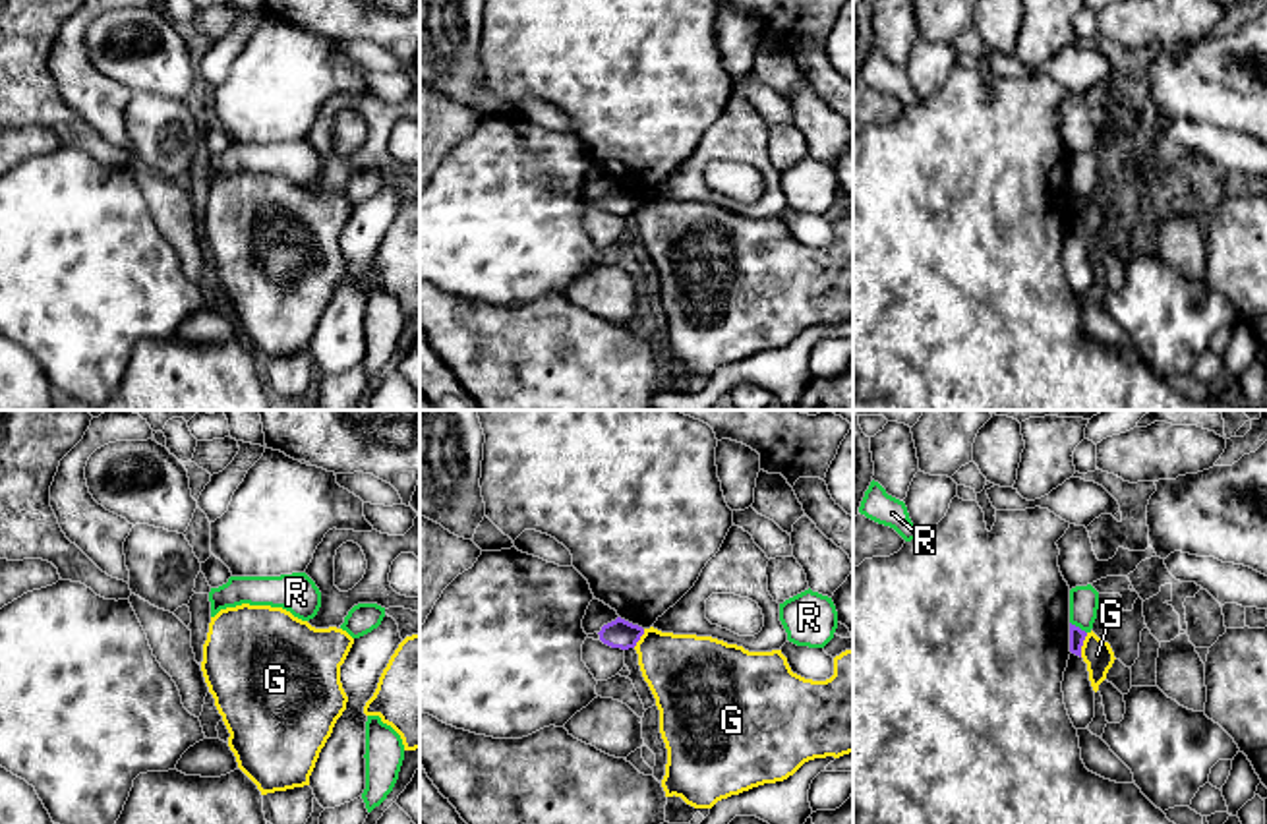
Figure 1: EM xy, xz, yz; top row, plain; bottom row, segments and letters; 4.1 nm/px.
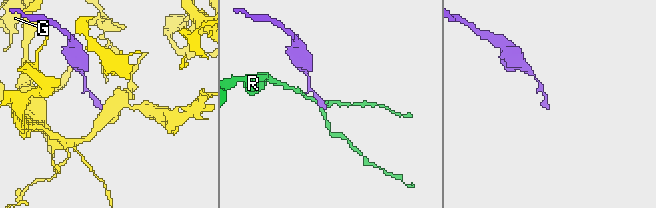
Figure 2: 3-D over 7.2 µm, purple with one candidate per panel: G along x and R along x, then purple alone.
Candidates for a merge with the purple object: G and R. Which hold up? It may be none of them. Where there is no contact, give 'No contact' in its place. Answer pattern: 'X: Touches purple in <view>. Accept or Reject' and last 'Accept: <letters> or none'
G: Touches purple in yz. Reject
R: Touches purple in yz. Reject
Accept: none

